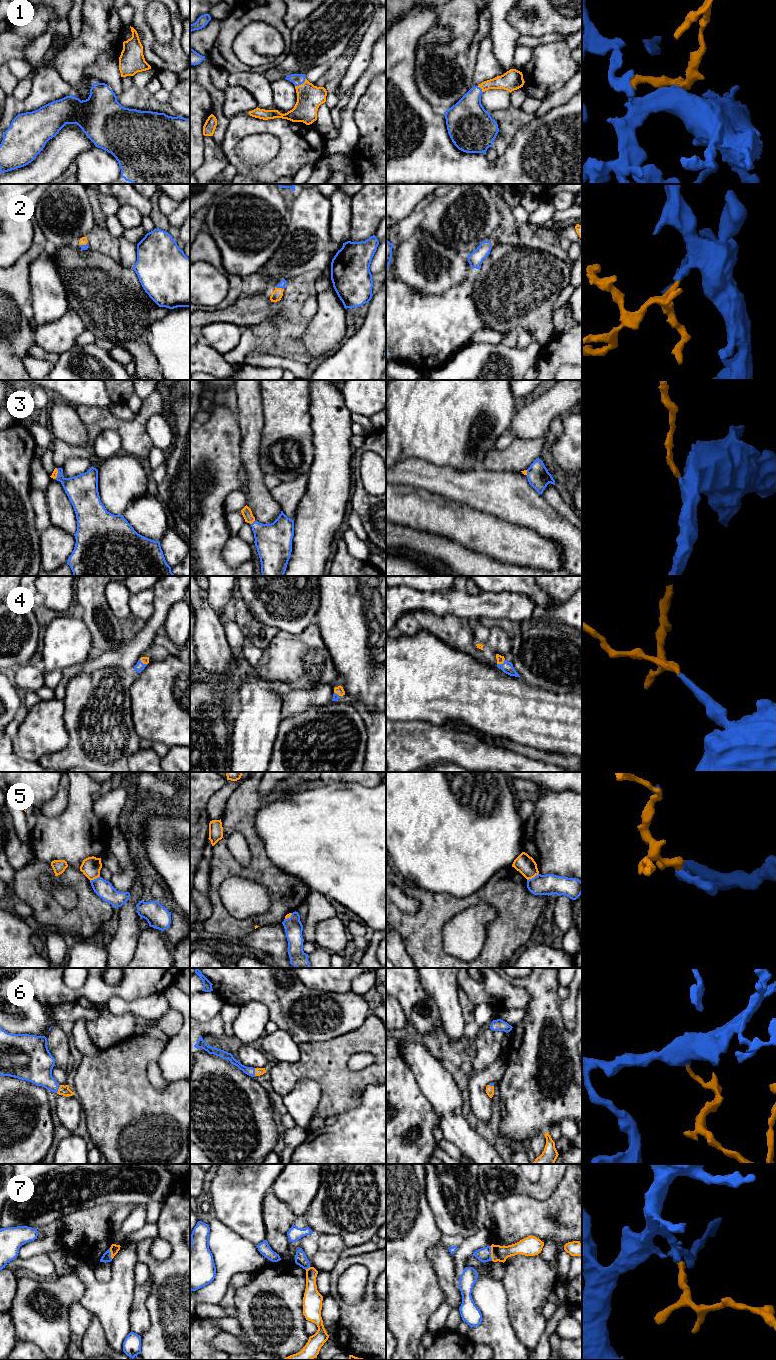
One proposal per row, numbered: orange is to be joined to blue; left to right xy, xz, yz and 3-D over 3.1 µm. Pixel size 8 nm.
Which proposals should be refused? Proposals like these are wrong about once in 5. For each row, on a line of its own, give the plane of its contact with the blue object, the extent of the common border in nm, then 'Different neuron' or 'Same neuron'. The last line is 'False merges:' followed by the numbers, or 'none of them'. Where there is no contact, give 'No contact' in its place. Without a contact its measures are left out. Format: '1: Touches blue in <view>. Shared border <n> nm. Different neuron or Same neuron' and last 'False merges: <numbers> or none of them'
1: Touches blue in xz. Shared border 110 nm. Same neuron
2: Touches blue in xz. Shared border 60 nm. Same neuron
3: Touches blue in xz. Shared border 50 nm. Same neuron
4: Touches blue in yz. Shared border 80 nm. Same neuron
5: Touches blue in yz. Shared border 110 nm. Different neuron
6: Touches blue in xy. Shared border 70 nm. Same neuron
7: Touches blue in yz. Shared border 120 nm. Different neuron
False merges: 5, 7

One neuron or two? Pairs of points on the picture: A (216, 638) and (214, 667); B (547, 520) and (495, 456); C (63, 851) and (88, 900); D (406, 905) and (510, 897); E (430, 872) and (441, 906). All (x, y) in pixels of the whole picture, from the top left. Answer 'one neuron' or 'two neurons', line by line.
A: one neuron
B: two neurons
C: two neurons
D: two neurons
E: two neurons

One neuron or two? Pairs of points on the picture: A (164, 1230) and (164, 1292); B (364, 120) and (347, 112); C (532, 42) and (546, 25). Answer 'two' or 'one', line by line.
A: one
B: two
C: two

